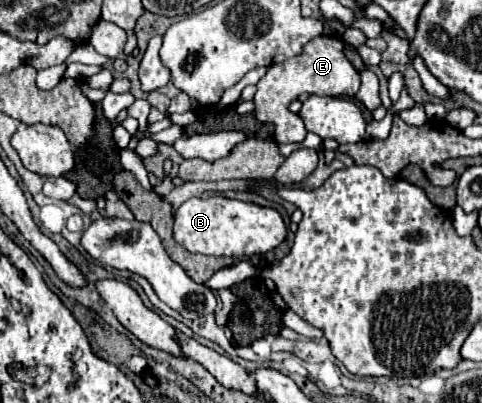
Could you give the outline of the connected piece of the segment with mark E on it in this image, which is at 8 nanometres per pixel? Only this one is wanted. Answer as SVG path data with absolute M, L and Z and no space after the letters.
M317 36L309 44L303 46L303 52L273 64L267 74L257 82L257 94L255 94L255 118L259 122L273 122L275 124L275 140L279 144L289 142L301 142L307 134L303 122L295 118L287 110L287 104L297 100L299 94L319 94L319 96L343 96L351 98L357 94L361 86L361 74L353 68L353 64L343 54L343 40L331 38L331 36Z

